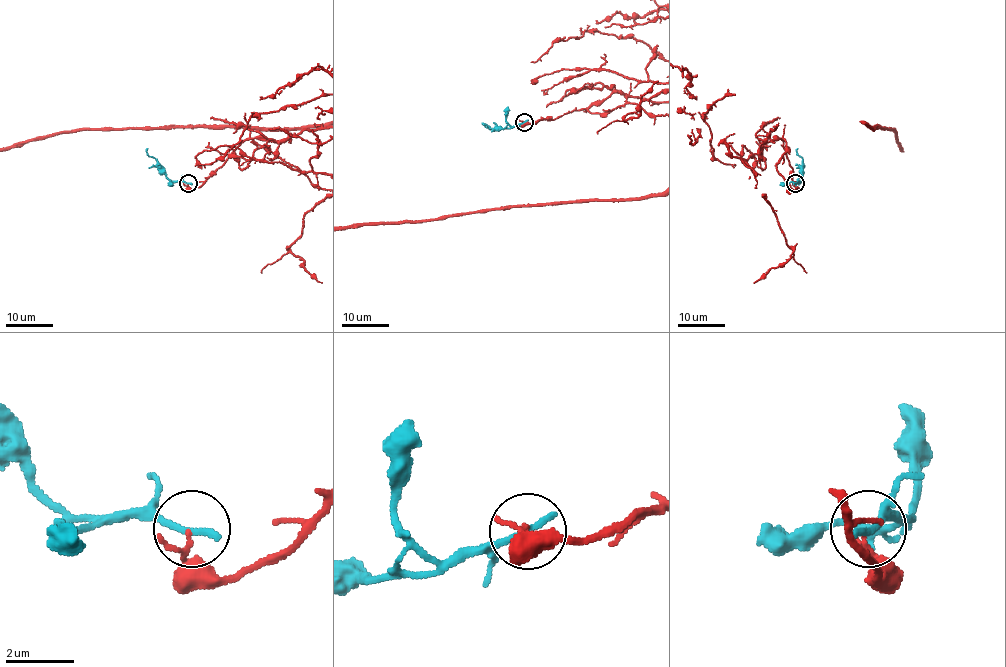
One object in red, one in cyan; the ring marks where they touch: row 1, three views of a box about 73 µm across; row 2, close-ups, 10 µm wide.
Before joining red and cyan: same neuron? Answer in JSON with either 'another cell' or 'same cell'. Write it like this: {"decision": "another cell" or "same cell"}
{"decision": "another cell"}

